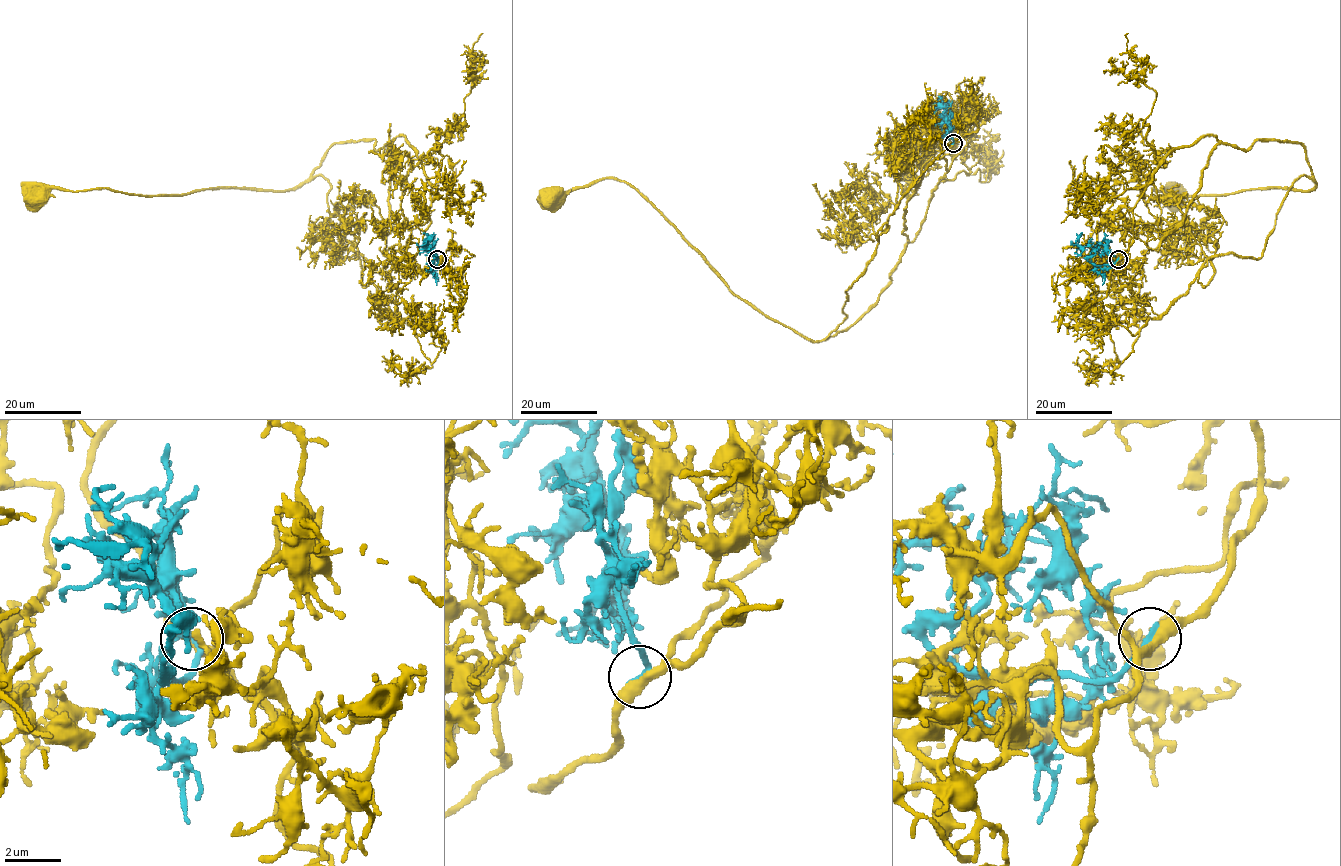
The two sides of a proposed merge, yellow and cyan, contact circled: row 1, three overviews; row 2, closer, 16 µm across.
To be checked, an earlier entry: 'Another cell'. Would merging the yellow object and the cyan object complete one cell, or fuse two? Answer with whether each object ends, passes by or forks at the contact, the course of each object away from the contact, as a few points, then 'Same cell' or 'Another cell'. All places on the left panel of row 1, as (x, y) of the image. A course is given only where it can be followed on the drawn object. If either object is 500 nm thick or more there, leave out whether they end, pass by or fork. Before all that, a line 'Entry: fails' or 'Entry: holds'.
Entry: fails
At the ring yellow passes by. At the ring cyan ends. Course of yellow: (437, 260), (423, 239), (432, 185), (401, 135), (377, 150), (374, 139), (336, 142), (283, 190), (36, 194). Course of cyan: (437, 259), (434, 264), (434, 244), (432, 248), (427, 247), (429, 236), (423, 233). Same cell

